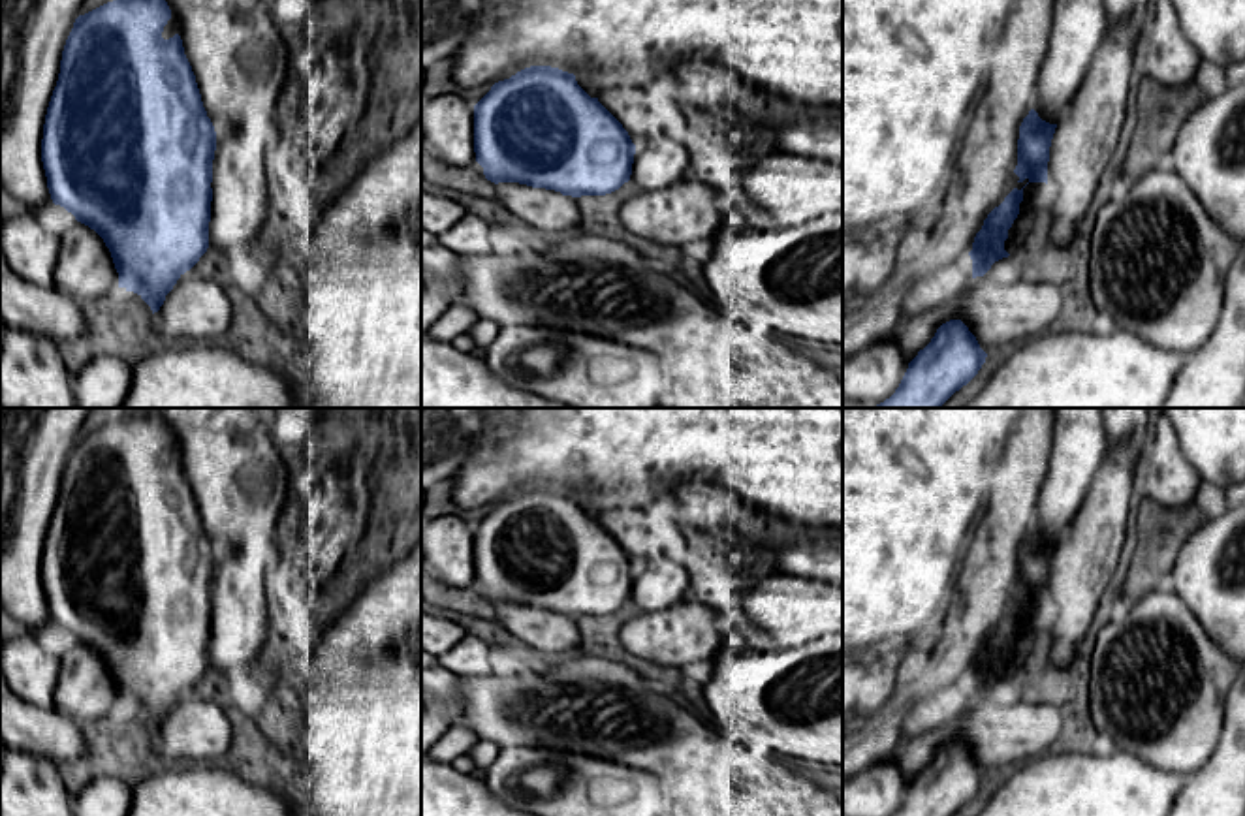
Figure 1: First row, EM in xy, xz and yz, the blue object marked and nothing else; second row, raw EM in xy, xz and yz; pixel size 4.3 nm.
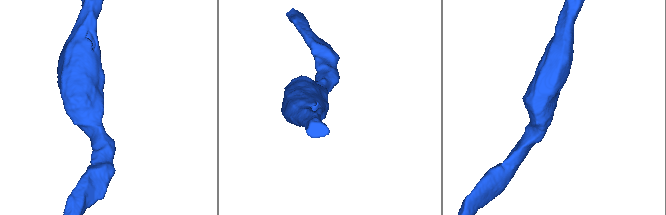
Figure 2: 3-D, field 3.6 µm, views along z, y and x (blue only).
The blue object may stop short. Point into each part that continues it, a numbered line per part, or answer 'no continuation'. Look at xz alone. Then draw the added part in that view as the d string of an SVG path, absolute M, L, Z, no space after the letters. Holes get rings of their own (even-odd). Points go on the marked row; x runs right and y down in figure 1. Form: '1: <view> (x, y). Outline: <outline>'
no continuation

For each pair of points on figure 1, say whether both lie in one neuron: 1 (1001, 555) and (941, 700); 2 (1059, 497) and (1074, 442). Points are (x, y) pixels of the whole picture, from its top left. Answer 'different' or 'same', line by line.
1: different
2: same

